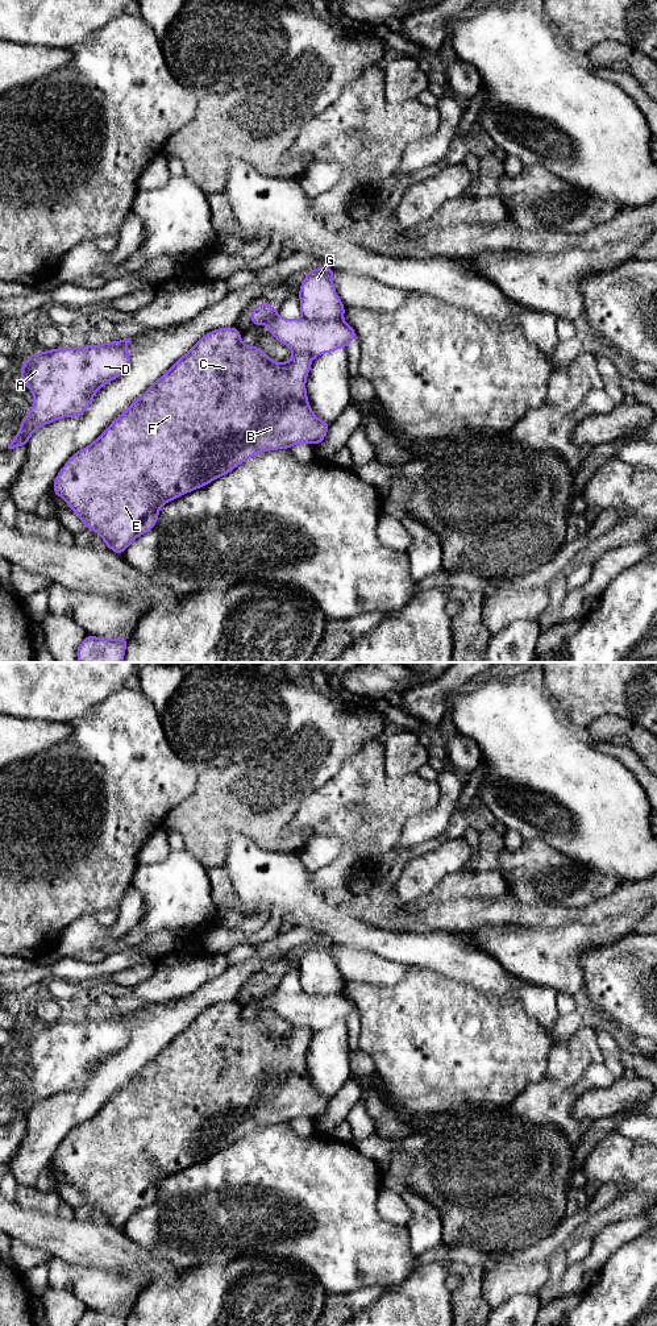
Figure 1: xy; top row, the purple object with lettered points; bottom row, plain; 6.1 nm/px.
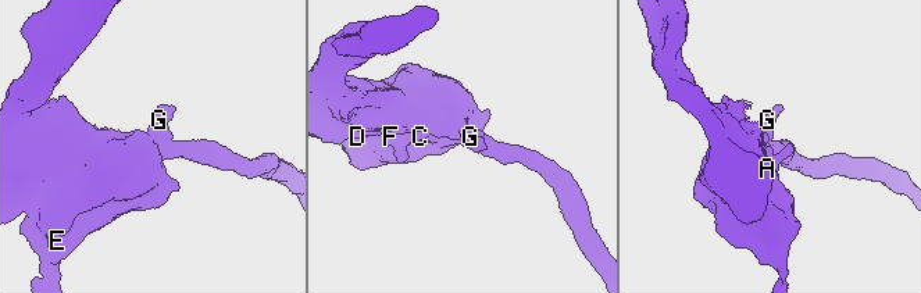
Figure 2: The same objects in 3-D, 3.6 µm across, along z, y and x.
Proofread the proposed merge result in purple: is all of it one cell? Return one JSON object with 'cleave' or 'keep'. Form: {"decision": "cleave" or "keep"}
{"decision": "cleave"}

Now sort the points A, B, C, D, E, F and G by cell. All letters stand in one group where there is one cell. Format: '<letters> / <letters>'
A D / B C E F G

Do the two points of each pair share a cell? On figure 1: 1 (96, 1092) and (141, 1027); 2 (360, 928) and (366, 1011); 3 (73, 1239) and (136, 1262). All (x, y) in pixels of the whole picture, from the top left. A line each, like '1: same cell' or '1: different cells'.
1: same cell
2: different cells
3: same cell

